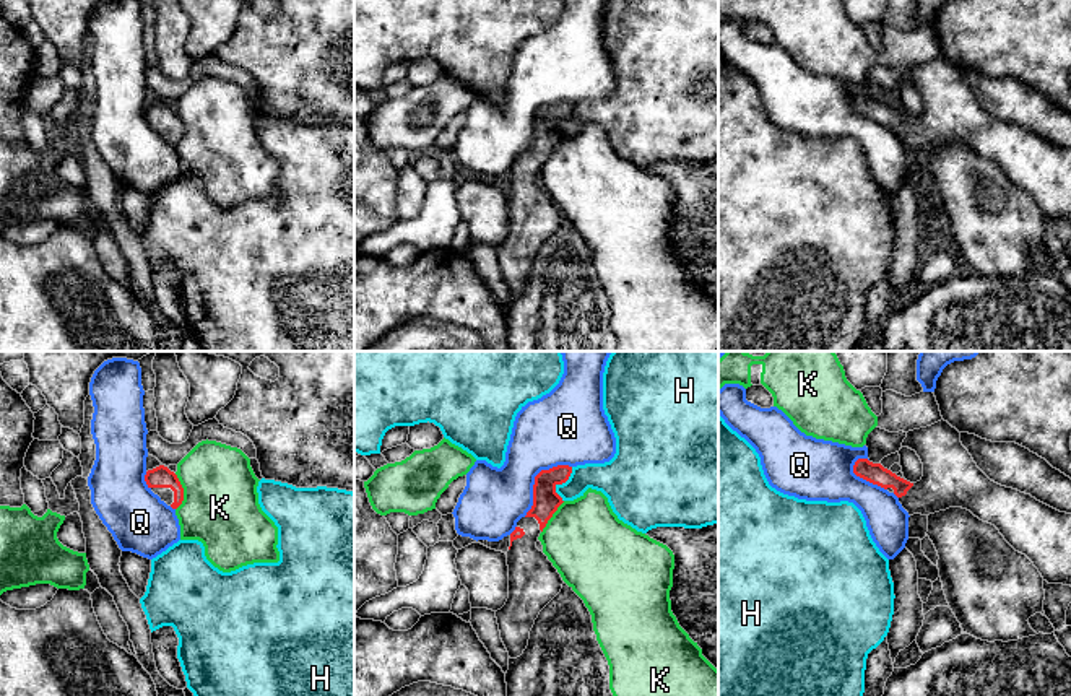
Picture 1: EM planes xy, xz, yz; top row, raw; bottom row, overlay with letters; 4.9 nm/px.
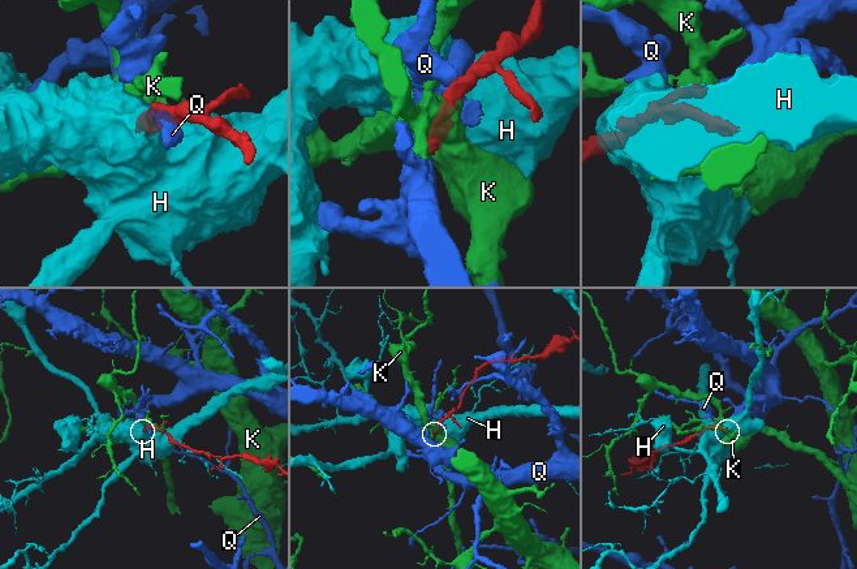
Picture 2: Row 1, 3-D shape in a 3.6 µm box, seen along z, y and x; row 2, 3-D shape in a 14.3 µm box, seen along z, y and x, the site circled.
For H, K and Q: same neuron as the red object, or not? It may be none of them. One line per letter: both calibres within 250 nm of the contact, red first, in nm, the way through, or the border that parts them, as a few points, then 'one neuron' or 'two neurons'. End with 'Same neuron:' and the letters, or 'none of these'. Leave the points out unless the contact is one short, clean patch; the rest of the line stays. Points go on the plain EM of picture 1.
H: calibres 130 and 160 nm; two neurons
K: calibres 110 and 380 nm; two neurons
Q: calibres 130 and 340 nm; two neurons
Same neuron: none of these

